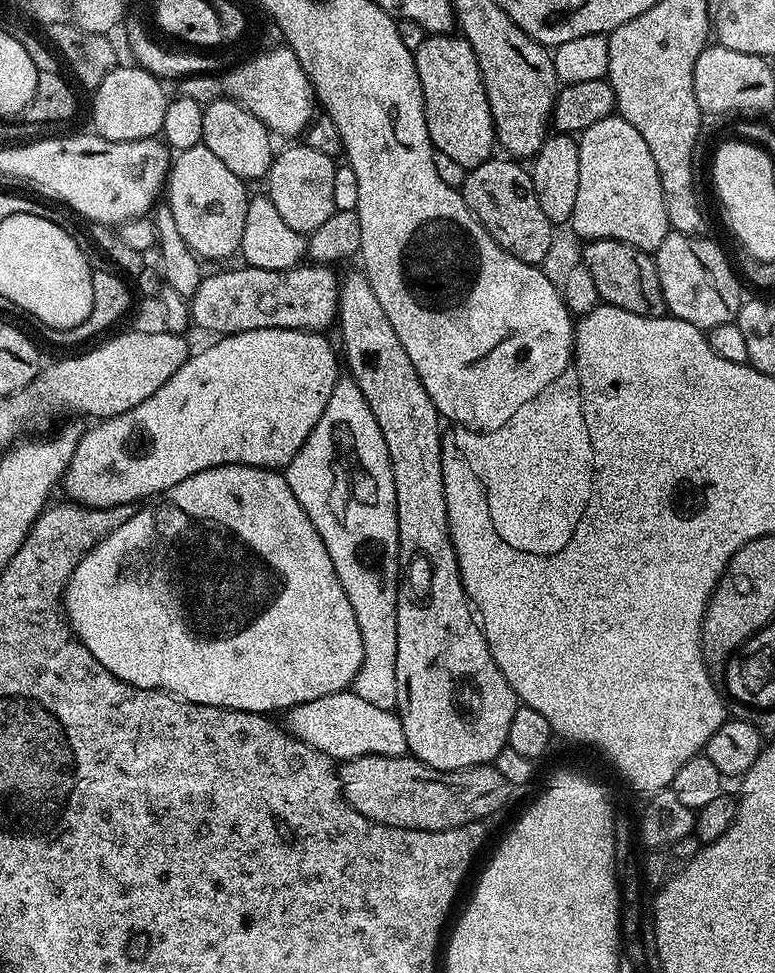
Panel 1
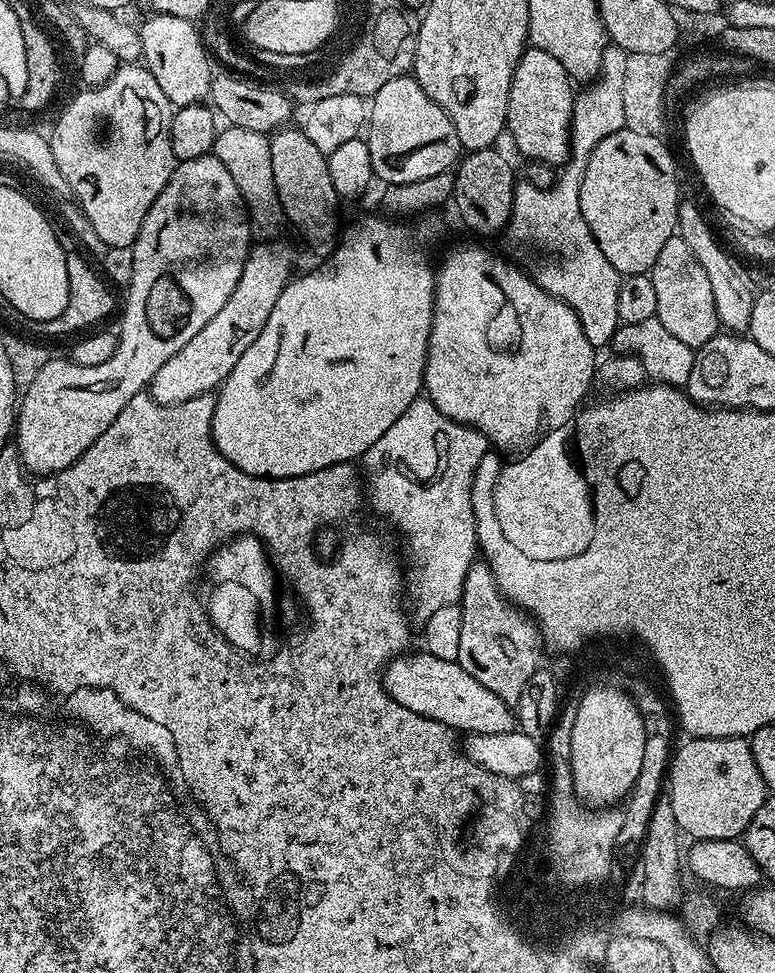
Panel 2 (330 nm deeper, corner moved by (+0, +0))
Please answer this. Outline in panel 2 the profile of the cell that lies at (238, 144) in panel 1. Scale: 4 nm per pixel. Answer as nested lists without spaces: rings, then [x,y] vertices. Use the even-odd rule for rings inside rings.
[[[152,14],[147,19],[138,28],[143,48],[142,60],[158,86],[162,86],[162,94],[166,94],[176,108],[205,103],[212,90],[214,64],[204,46],[199,27],[193,21],[173,16]]]

